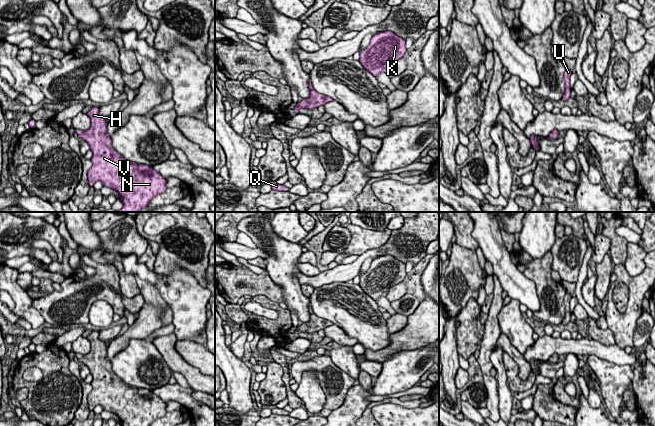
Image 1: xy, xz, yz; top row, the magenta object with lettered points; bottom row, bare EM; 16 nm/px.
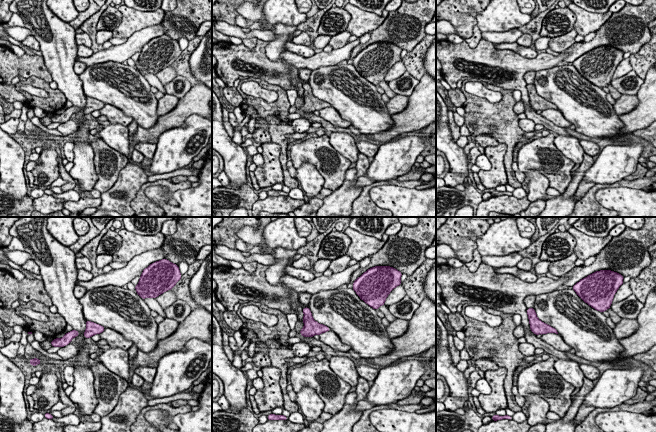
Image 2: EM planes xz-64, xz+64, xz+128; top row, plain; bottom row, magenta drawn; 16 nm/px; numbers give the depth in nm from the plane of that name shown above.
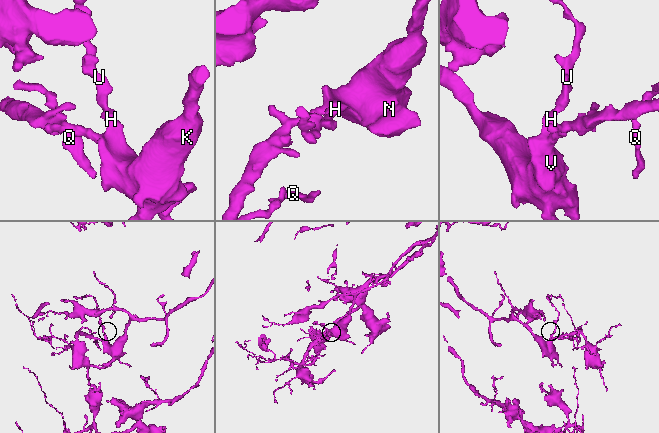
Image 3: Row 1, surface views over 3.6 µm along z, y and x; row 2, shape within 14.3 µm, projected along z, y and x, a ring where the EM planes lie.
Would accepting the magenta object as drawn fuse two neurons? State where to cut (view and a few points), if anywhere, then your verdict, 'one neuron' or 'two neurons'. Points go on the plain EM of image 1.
no cut; one neuron

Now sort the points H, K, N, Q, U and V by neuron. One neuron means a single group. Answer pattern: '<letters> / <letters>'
H K N Q U V

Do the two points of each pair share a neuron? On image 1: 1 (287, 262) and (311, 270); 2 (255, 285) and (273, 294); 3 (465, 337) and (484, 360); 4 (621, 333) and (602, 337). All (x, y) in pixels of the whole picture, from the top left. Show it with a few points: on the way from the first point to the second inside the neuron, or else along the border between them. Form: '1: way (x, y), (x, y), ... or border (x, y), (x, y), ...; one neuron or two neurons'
1: border (297, 263), (297, 268), (301, 272); two neurons
2: way (259, 285), (263, 285), (269, 290); one neuron
3: border (484, 326), (484, 334), (478, 349); two neurons
4: border (613, 335), (616, 343); two neurons

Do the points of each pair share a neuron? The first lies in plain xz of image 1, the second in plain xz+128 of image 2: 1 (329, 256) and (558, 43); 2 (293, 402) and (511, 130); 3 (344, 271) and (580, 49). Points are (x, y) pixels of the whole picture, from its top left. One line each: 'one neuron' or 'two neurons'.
1: two neurons
2: one neuron
3: two neurons

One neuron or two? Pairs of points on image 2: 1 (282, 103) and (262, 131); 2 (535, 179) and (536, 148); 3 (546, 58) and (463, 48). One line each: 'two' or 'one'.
1: two
2: two
3: one

